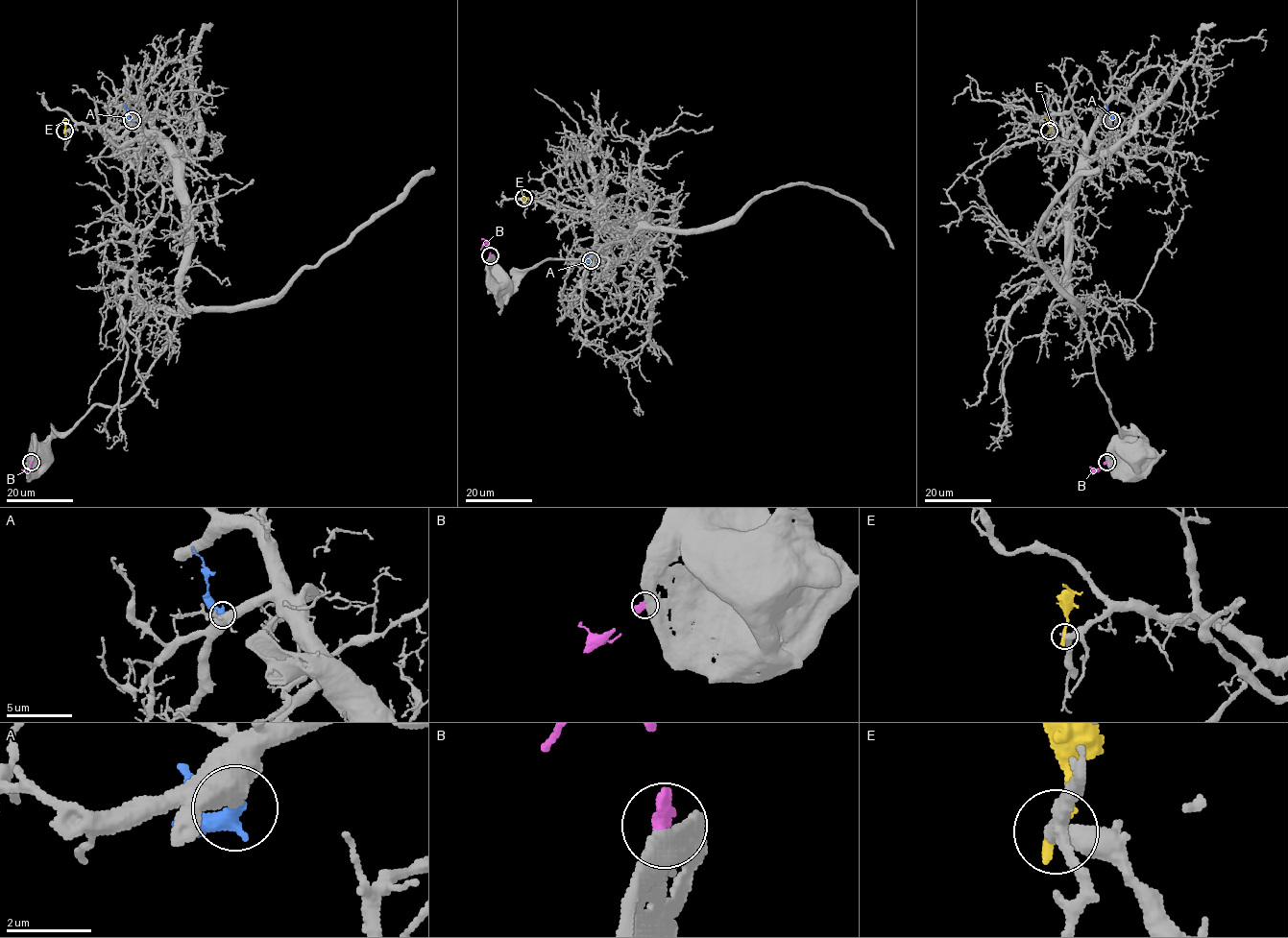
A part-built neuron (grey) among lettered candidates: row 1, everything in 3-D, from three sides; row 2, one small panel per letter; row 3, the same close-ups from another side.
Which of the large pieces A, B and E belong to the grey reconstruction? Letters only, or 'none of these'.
A

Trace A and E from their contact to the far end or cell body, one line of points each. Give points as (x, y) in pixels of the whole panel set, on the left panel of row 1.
A: (131, 120), (124, 104)
E: (64, 131), (64, 118)

